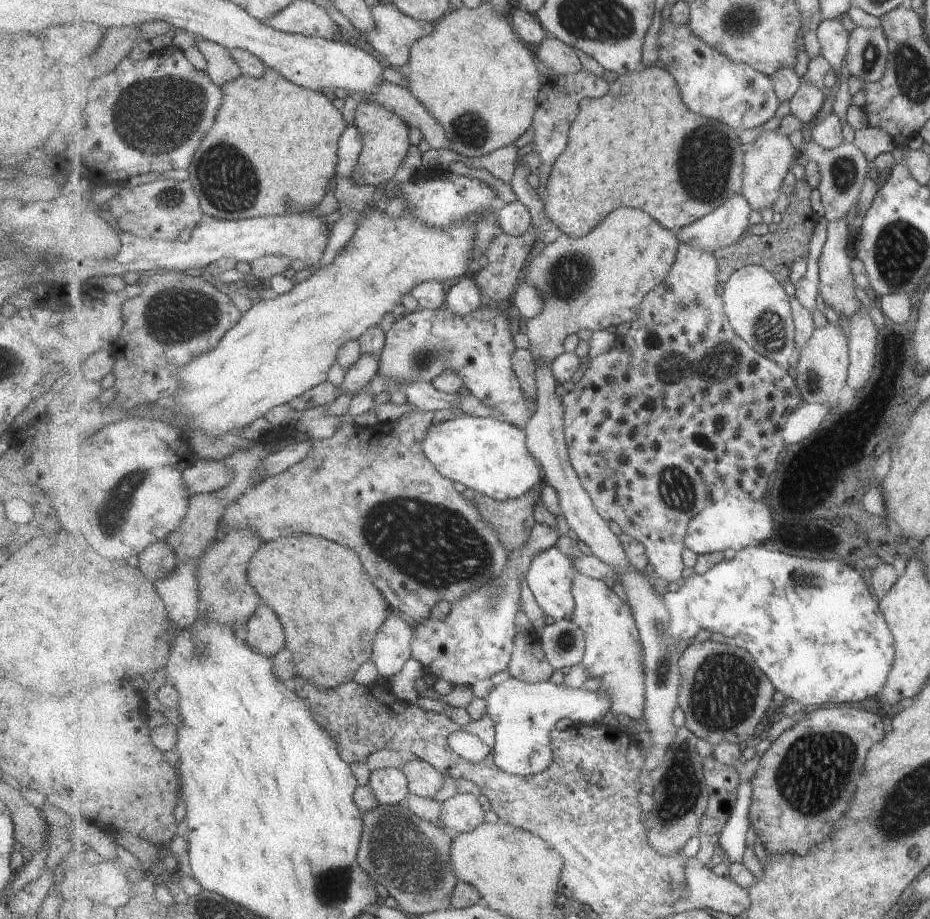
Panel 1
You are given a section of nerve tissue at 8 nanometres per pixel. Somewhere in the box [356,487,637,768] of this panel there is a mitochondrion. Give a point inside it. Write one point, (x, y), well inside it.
(437, 553)

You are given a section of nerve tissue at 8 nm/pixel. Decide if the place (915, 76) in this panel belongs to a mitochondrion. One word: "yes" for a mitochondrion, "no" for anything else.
yes

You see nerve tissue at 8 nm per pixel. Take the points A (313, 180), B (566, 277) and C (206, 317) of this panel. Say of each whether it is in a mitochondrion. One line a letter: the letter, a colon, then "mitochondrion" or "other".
A: other
B: mitochondrion
C: mitochondrion

